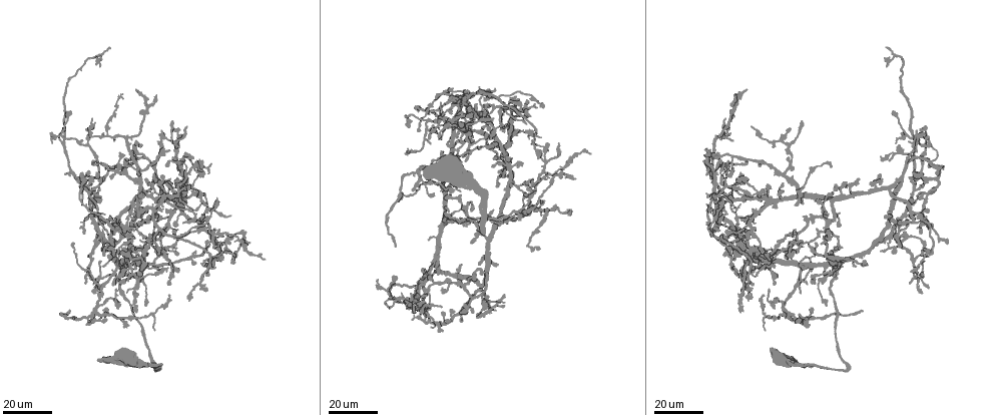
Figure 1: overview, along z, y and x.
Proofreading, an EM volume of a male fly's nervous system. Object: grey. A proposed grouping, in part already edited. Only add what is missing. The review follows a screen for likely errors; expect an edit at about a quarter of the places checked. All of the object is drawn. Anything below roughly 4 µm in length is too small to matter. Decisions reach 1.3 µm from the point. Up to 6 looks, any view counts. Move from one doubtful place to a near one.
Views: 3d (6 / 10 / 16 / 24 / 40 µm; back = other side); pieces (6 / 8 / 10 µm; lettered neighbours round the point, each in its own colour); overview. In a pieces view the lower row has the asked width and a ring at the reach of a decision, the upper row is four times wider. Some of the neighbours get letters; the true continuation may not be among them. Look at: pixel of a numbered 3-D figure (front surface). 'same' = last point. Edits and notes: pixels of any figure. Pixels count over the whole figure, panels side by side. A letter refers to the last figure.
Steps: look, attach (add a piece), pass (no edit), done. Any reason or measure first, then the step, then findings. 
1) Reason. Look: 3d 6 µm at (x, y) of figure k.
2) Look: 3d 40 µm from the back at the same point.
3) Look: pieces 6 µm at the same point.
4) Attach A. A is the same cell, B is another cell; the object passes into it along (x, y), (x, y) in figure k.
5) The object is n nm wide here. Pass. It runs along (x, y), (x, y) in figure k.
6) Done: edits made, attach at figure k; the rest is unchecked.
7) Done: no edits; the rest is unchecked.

Free end. Look: 3d 16 µm at (505, 296) of figure 1.

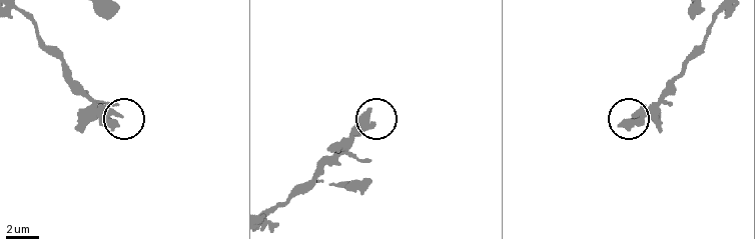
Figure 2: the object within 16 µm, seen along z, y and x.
Look: pieces 8 µm at (115, 125) of figure 2.

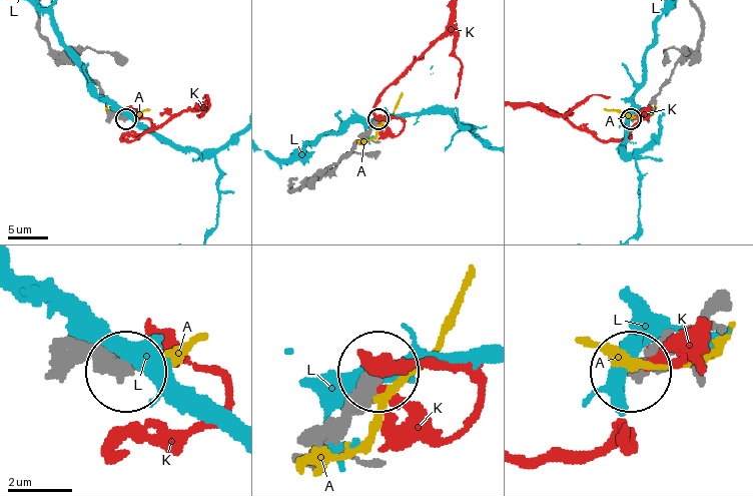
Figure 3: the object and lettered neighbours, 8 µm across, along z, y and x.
Pass. A, K and L are other cells; none of them fits.

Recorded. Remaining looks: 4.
End of a long branch. Look: 3d 24 µm at (857, 178) of figure 1.

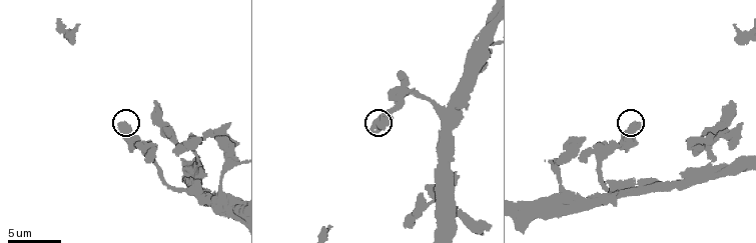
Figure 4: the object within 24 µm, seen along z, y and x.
Look: pieces 6 µm at (378, 131) of figure 4.

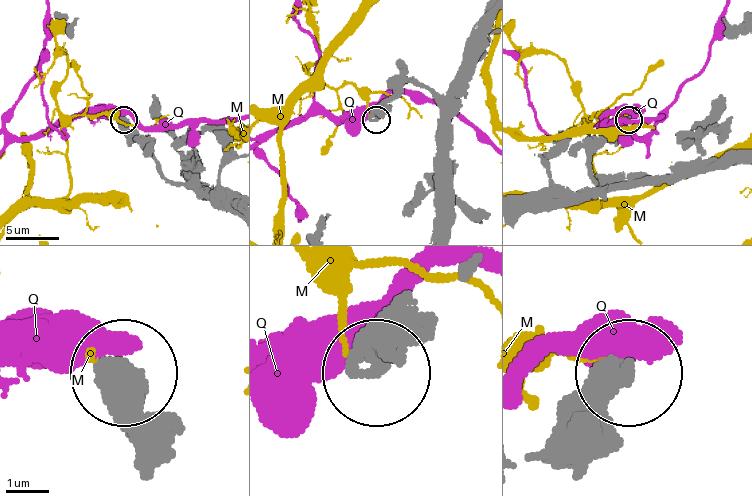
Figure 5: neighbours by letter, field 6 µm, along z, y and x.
Pass. M and Q are other cells; it runs along (539, 455), (622, 376) in figure 5; no lettered piece goes on from it.

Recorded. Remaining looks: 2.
Long arm stops here. Look: 3d 24 µm at (108, 49) of figure 1.

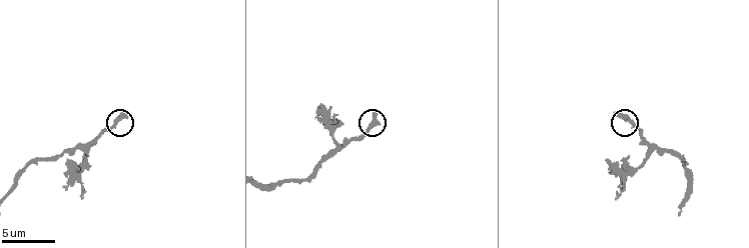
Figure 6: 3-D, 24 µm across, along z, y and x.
Look: pieces 8 µm at (616, 112) of figure 6.

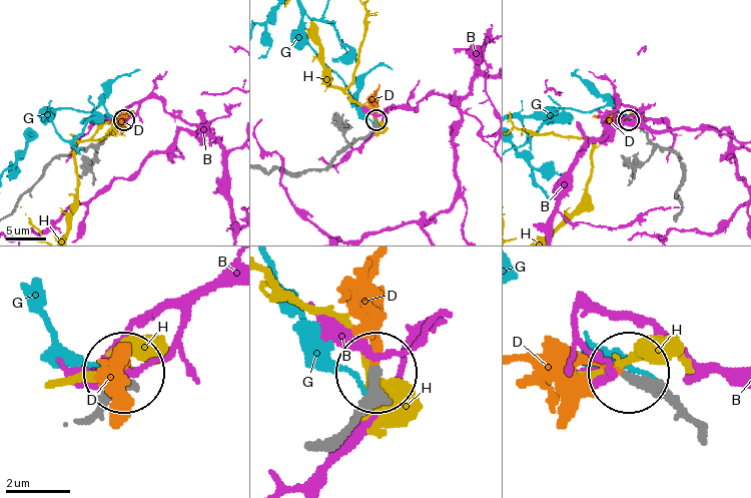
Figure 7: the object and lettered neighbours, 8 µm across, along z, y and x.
Attach D. D is the same cell, B, G and H are other cells; the object passes into it along (706, 432), (617, 370), (523, 362) in figure 7; the neuron continues.

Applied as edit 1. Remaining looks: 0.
Done: edits made, attach at figure 7; the rest is unchecked.

